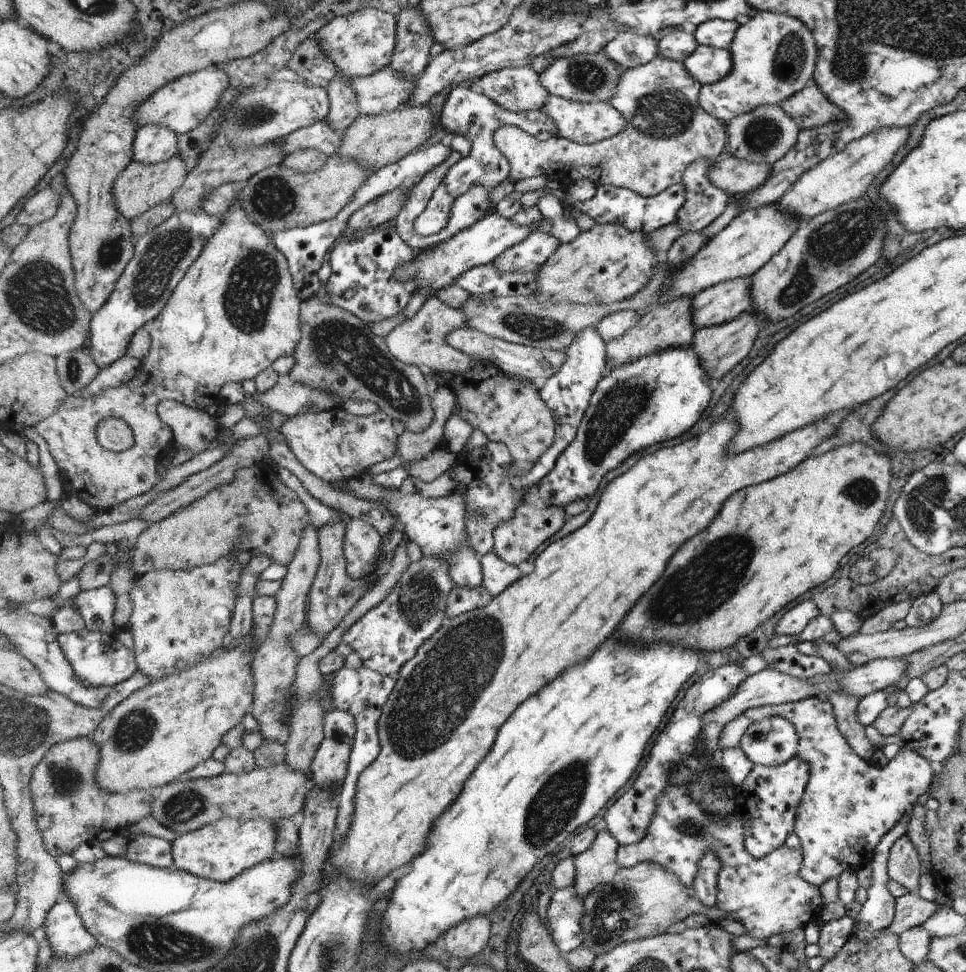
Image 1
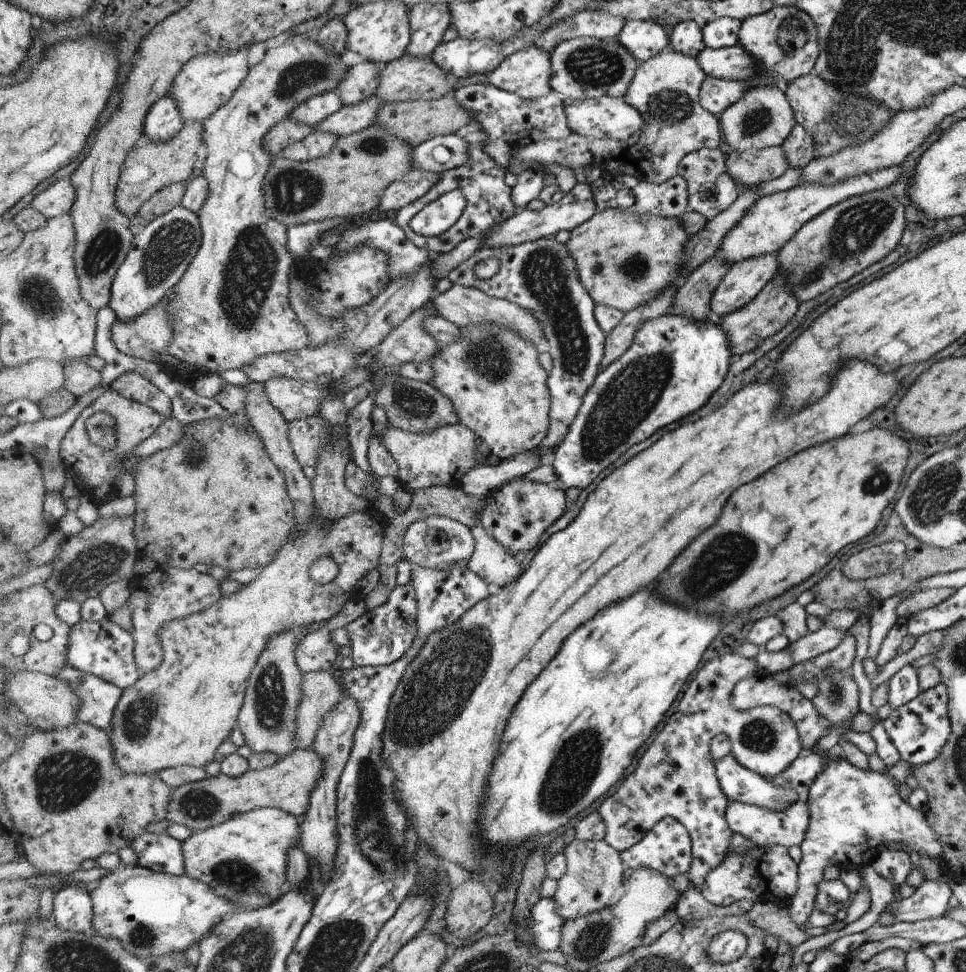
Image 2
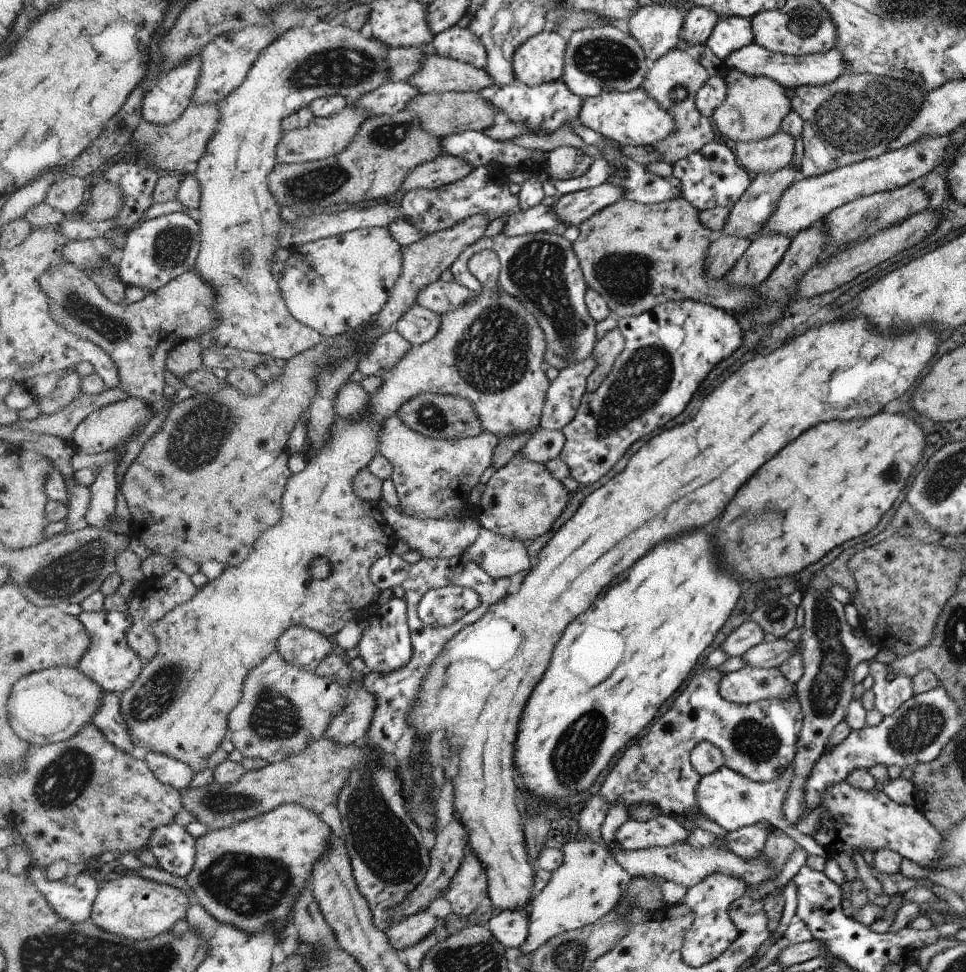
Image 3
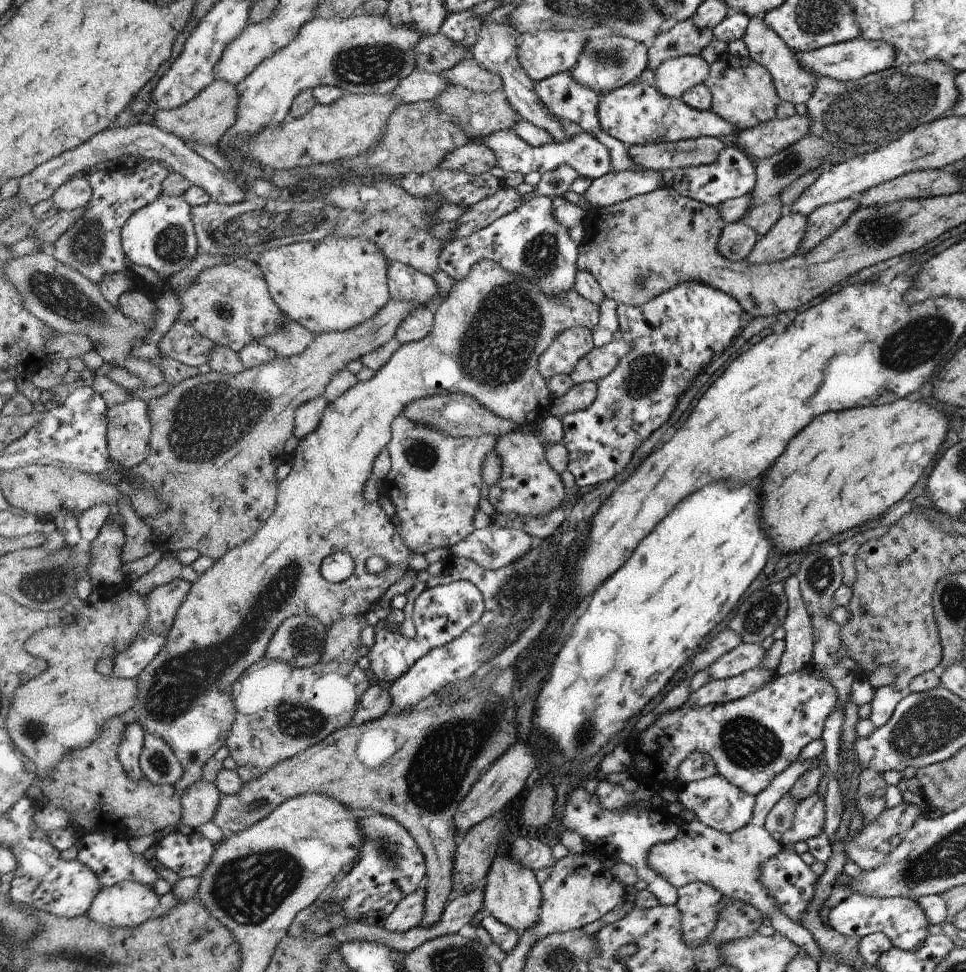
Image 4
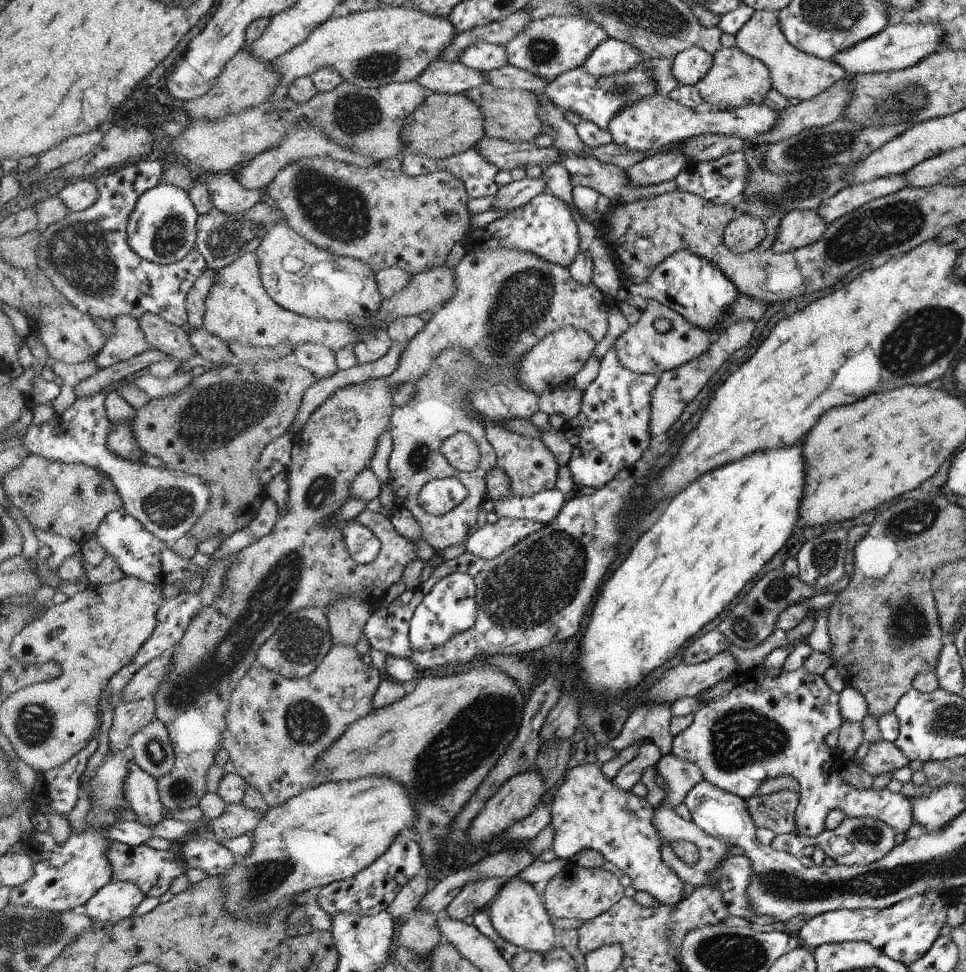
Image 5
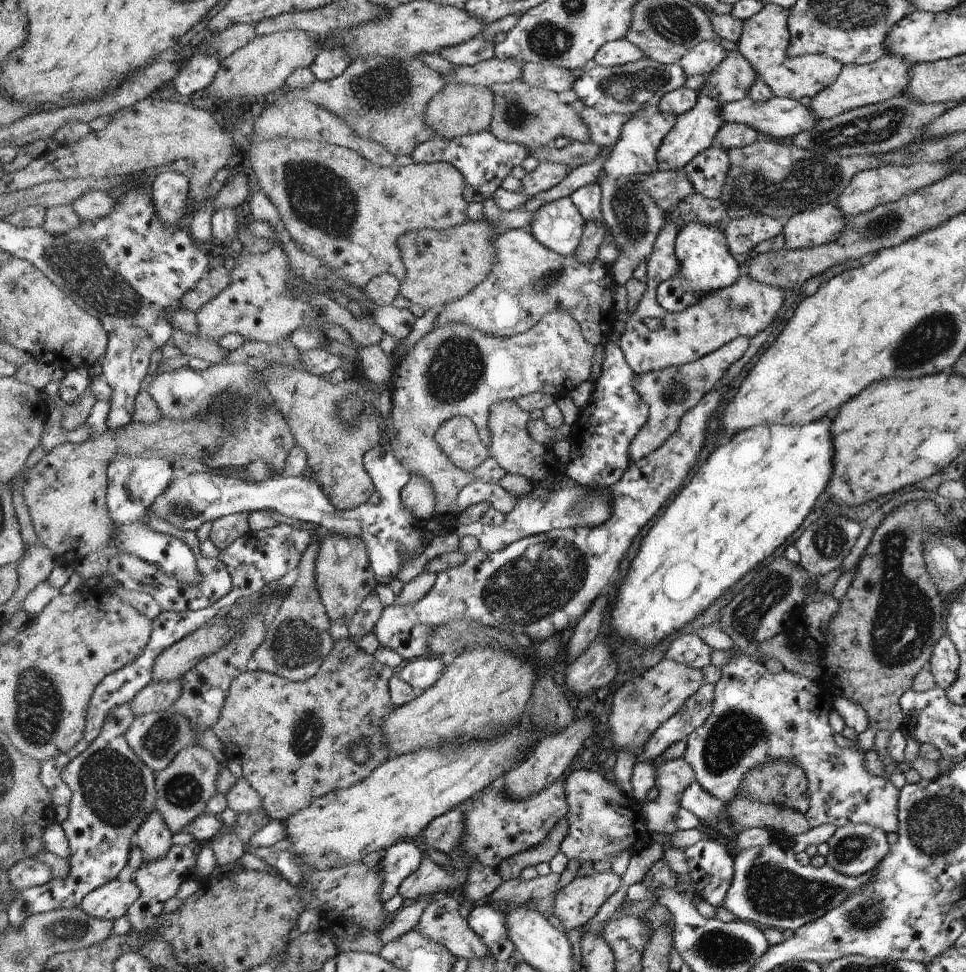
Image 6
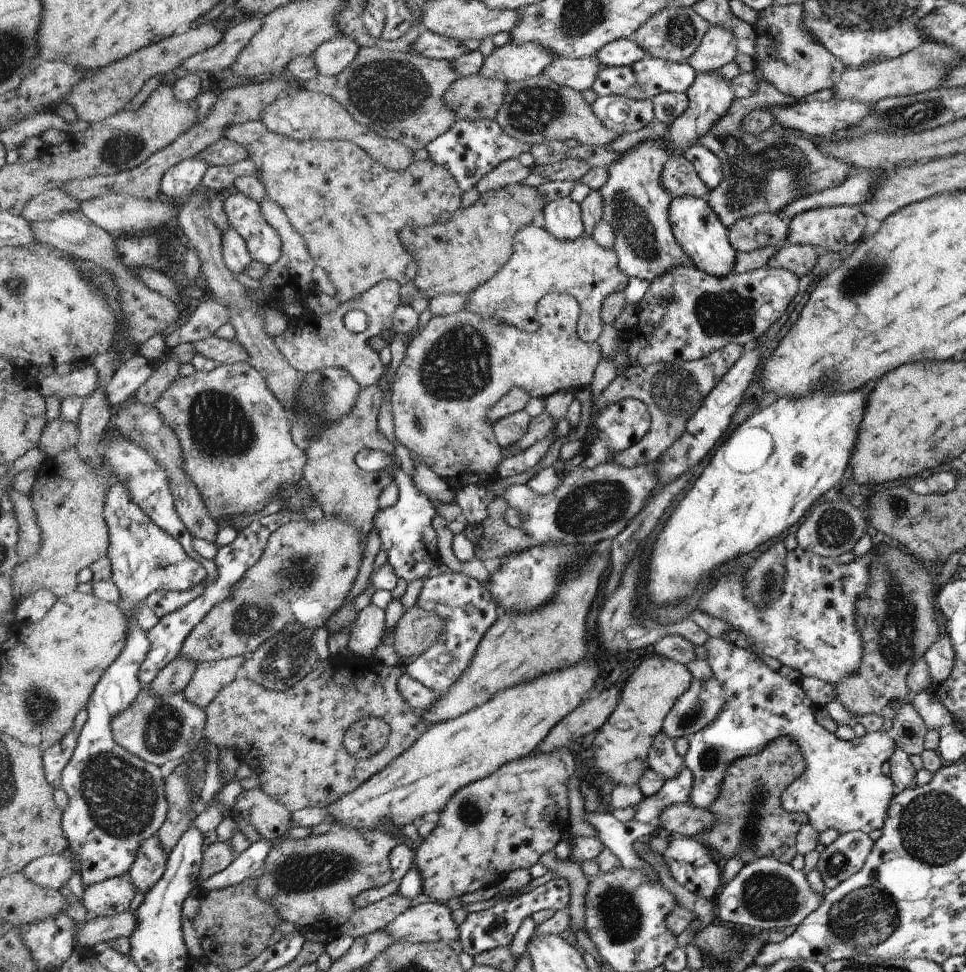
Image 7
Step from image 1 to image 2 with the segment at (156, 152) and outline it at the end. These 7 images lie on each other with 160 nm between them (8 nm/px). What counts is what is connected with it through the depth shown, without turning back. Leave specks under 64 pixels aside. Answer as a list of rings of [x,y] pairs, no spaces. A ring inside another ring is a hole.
[[[166,95],[149,110],[144,136],[155,143],[165,143],[176,138],[184,125],[177,103]]]

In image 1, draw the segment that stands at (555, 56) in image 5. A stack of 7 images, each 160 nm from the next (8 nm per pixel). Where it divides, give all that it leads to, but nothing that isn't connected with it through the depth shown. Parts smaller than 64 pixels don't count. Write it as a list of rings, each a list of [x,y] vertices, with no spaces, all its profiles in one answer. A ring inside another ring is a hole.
[[[506,67],[479,77],[470,90],[480,91],[505,111],[541,110],[549,98],[540,74],[532,67]]]

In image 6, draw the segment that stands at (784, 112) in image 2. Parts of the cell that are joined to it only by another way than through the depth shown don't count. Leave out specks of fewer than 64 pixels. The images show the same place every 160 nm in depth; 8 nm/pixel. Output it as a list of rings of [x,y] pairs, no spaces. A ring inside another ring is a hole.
[[[738,50],[726,51],[724,60],[708,74],[699,93],[726,104],[741,101],[749,94],[757,72]]]

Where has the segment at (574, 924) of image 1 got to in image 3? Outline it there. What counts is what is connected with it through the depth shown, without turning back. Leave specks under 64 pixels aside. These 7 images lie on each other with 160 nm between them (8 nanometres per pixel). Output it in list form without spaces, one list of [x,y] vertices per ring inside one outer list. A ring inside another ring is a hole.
[[[529,906],[518,910],[503,910],[488,920],[487,927],[504,947],[517,948],[526,942],[528,936]]]

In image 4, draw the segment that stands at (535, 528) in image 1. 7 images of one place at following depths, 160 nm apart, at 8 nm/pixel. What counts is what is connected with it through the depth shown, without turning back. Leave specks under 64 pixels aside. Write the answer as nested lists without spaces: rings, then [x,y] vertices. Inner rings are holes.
[[[512,432],[496,438],[493,451],[496,451],[502,461],[502,476],[497,483],[486,488],[486,495],[495,512],[508,514],[514,512],[518,516],[543,517],[548,512],[558,508],[566,496],[566,490],[561,483],[560,475],[550,466],[545,457],[545,446],[534,432],[527,435]]]

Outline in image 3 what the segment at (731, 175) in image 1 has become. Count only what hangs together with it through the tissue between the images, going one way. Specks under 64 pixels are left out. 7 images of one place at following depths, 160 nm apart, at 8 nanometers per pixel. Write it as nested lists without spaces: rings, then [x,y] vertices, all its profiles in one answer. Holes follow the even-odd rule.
[[[778,130],[770,138],[736,144],[738,164],[754,174],[772,174],[782,170],[794,158],[796,140],[792,134]]]

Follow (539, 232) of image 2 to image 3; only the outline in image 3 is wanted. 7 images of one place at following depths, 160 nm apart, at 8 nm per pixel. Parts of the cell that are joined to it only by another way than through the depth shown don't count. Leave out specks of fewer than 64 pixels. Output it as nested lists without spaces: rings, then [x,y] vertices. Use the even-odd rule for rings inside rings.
[[[604,182],[598,187],[559,197],[552,204],[552,212],[556,212],[560,222],[564,222],[568,228],[579,226],[595,213],[624,199],[624,190],[610,182]]]

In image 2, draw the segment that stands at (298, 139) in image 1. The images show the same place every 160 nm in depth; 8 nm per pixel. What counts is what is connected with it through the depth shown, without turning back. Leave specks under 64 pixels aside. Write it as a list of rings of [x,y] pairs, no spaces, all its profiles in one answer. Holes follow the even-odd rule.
[[[374,94],[369,99],[364,99],[359,105],[343,106],[324,121],[314,125],[313,132],[330,133],[337,138],[360,132],[372,126],[374,117],[377,117],[377,112],[384,105],[386,103]]]

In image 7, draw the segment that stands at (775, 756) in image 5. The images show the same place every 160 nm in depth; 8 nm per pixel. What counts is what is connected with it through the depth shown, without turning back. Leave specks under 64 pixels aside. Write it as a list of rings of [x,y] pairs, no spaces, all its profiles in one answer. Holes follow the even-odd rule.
[[[710,637],[704,645],[708,653],[708,664],[713,676],[724,687],[725,706],[720,714],[704,729],[690,736],[689,749],[684,759],[685,766],[693,774],[694,784],[690,795],[693,807],[706,809],[712,806],[719,797],[727,771],[737,759],[762,752],[778,737],[790,737],[801,747],[805,758],[804,772],[782,792],[780,802],[789,813],[804,812],[808,815],[808,822],[819,833],[833,828],[839,833],[862,830],[868,834],[872,830],[882,829],[892,806],[894,796],[894,782],[882,774],[882,764],[888,761],[896,743],[888,732],[866,733],[852,740],[836,738],[834,733],[826,732],[814,718],[816,706],[811,698],[796,681],[780,676],[778,671],[770,669],[748,647],[741,643],[731,643],[715,637]]]

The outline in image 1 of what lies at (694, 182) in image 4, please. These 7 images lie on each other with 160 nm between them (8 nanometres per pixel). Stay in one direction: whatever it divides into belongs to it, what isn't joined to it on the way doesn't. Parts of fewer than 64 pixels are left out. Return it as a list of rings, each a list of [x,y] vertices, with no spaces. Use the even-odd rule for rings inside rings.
[[[699,159],[684,172],[681,184],[685,188],[685,199],[675,218],[675,223],[684,233],[700,232],[728,206],[725,191],[714,186],[709,179],[712,164]]]

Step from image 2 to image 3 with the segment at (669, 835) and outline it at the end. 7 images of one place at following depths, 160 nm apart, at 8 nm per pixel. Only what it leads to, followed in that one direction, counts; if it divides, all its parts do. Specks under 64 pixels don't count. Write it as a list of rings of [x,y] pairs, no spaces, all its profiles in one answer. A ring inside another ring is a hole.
[[[662,815],[646,822],[628,820],[616,831],[615,842],[624,850],[667,847],[687,841],[689,833],[676,818]]]

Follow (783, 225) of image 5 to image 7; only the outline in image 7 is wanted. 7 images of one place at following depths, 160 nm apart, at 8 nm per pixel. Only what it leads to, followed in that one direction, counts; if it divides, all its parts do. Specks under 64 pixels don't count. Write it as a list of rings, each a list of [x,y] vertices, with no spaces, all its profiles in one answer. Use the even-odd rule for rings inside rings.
[[[842,205],[820,207],[798,213],[790,219],[790,232],[786,238],[788,245],[814,245],[837,256],[838,252],[848,244],[855,244],[861,240],[862,232],[866,228],[867,216],[856,205]]]

